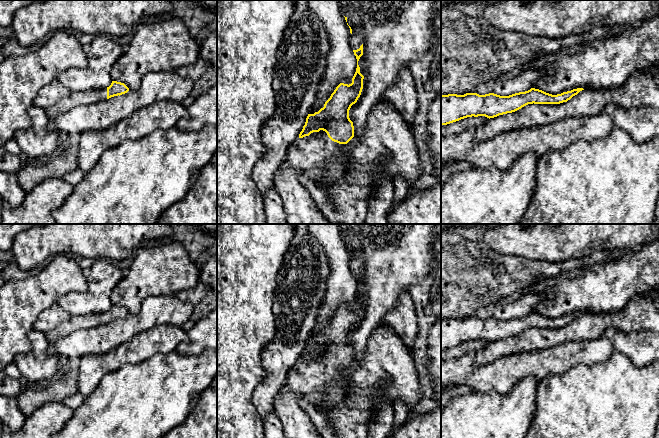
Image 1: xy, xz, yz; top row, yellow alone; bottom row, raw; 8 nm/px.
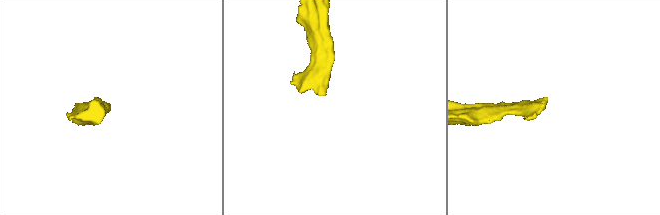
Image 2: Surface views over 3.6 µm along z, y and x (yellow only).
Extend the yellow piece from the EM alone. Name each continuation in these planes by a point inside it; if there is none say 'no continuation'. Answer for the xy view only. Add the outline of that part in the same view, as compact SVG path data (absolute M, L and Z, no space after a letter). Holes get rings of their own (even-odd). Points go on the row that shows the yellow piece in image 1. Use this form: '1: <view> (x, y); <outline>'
1: xy (75, 99); M107 88L71 92L68 97L63 98L59 103L45 109L47 116L53 121L62 113L80 105L89 105L107 99Z

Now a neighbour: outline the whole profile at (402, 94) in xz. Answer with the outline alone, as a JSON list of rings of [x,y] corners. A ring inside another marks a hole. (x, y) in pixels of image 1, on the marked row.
[[[407,68],[400,71],[395,83],[384,92],[384,100],[395,107],[404,122],[414,123],[418,98],[414,79]]]

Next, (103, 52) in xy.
[[[95,36],[87,54],[88,64],[84,68],[71,68],[61,72],[56,79],[71,92],[82,92],[107,88],[112,83],[111,69],[114,63],[125,52],[124,47],[109,36]]]

